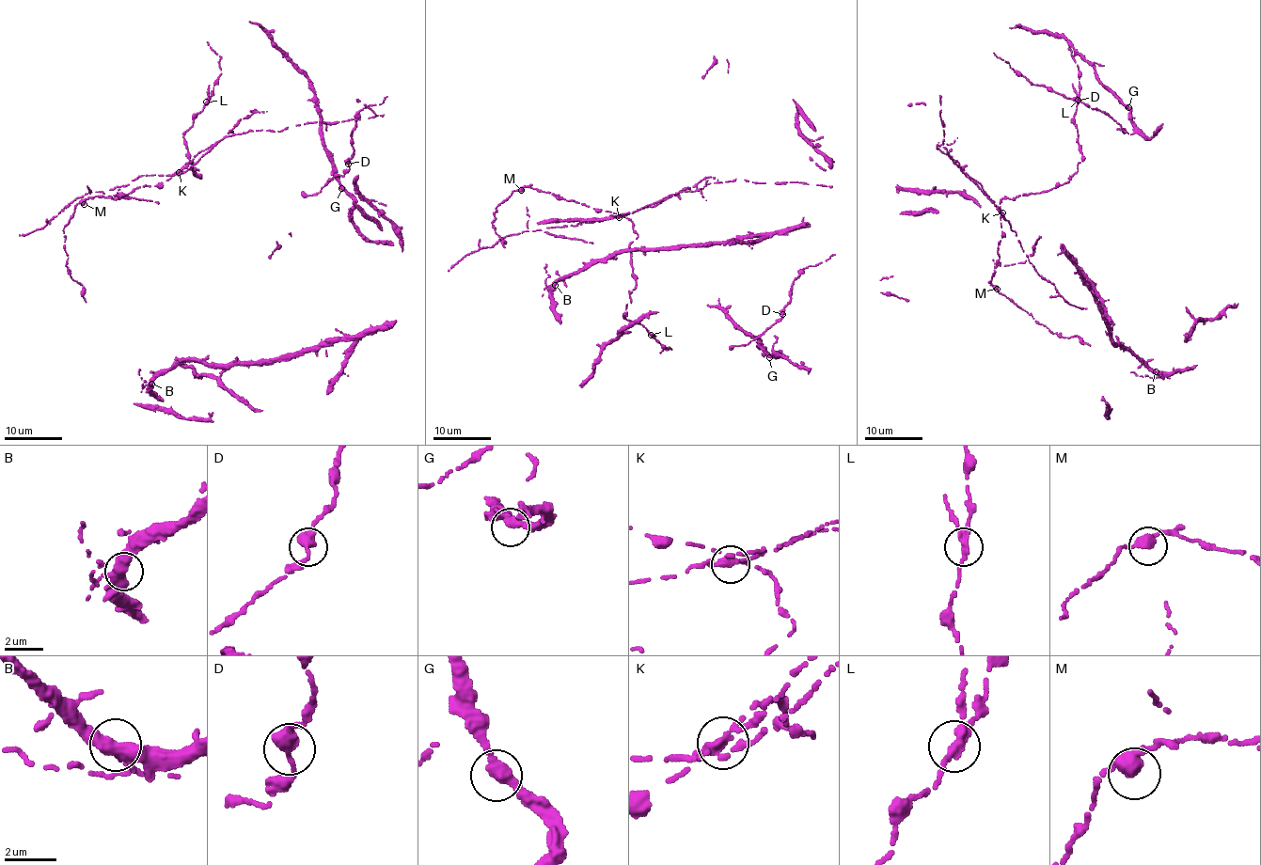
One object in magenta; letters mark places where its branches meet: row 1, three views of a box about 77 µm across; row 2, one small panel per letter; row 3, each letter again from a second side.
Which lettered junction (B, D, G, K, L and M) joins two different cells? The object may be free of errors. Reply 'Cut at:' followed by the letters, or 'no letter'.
Cut at: K

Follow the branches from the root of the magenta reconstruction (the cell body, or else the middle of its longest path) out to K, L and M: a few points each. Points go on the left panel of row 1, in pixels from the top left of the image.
K: (65, 240), (63, 228), (78, 203), (93, 196), (127, 195), (140, 186), (161, 184), (179, 172)
L: (65, 240), (75, 207), (90, 197), (161, 184), (192, 163), (200, 179), (183, 133), (206, 102)
M: (65, 240), (65, 226), (76, 205), (84, 204)

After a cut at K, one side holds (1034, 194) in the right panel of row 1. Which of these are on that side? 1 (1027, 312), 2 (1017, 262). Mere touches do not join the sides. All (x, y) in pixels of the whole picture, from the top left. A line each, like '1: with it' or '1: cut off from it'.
1: with it
2: cut off from it

